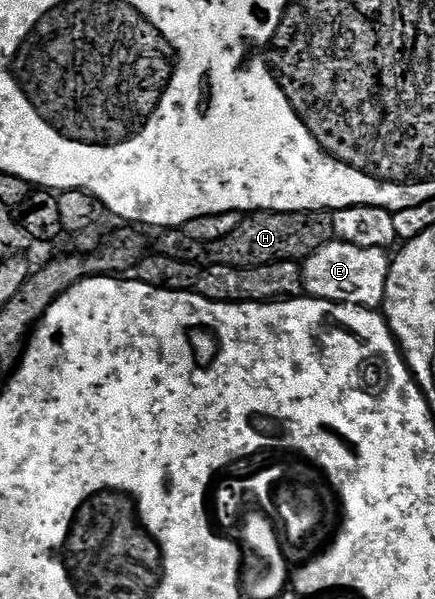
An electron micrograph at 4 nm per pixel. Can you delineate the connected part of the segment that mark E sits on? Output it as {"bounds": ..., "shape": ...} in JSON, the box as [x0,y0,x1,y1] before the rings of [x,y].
{"bounds":[302,238,391,309],"shape":[[[337,238],[320,246],[302,264],[302,287],[305,295],[337,304],[355,304],[361,308],[381,309],[386,297],[391,253],[384,248],[352,246]]]}

